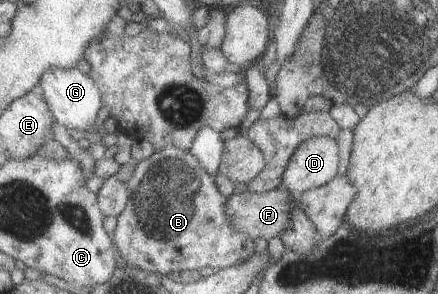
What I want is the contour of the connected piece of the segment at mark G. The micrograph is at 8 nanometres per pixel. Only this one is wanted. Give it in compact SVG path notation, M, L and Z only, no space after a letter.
M60 67L49 68L38 84L40 94L46 99L54 118L66 128L88 132L88 128L96 122L98 112L103 106L103 94L96 81L89 73L82 72L76 67L63 69Z

